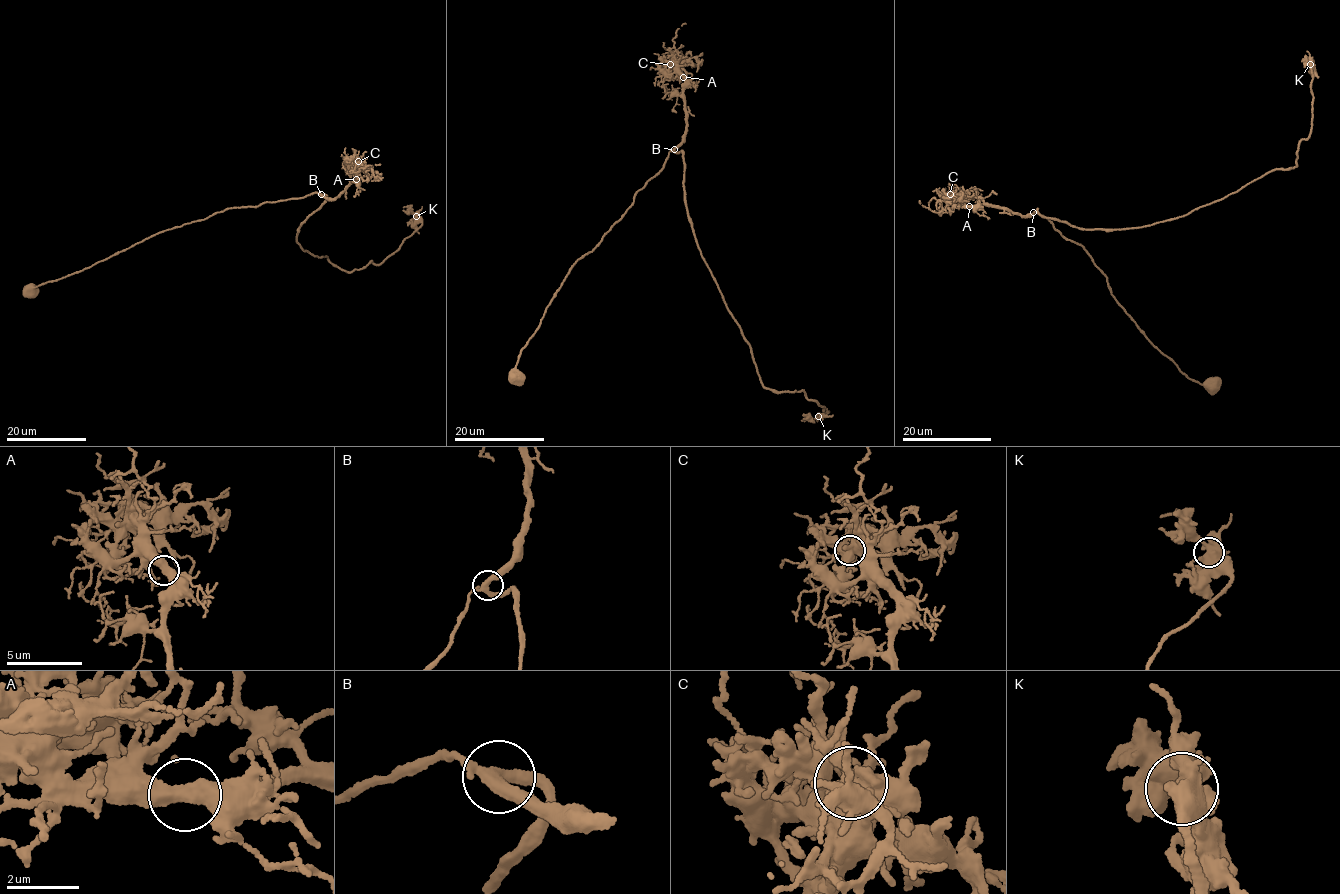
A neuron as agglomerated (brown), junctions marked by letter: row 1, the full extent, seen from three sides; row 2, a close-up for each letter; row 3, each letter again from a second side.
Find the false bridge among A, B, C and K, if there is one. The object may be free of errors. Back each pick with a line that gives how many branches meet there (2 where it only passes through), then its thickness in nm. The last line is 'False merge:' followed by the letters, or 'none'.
False merge: none

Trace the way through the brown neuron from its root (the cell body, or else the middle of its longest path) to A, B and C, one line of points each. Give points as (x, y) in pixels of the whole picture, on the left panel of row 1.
A: (30, 290), (78, 273), (159, 232), (226, 208), (255, 207), (316, 191), (334, 199), (356, 179)
B: (30, 290), (46, 281), (78, 273), (159, 232), (205, 219), (226, 208), (255, 207), (316, 191), (321, 194)
C: (30, 290), (78, 273), (159, 232), (226, 208), (255, 207), (316, 191), (334, 199), (358, 178), (359, 161)

